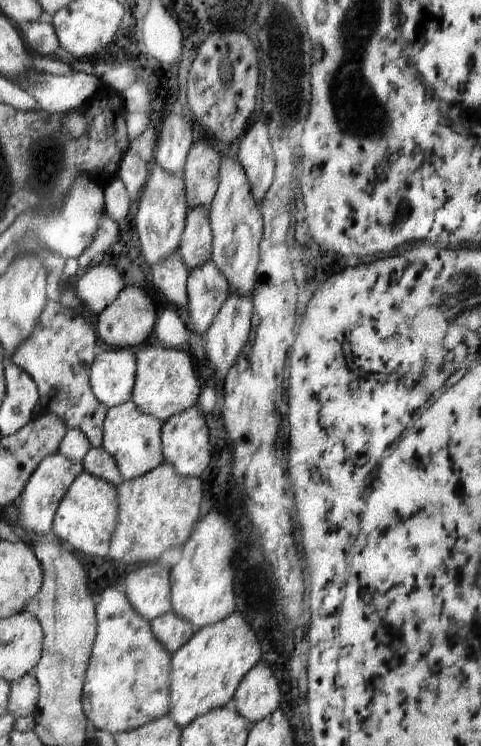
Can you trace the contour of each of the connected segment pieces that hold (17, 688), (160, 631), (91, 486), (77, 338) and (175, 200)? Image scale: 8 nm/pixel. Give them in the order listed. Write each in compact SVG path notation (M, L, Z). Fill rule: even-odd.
M28 672L23 679L11 683L7 712L14 717L26 717L36 711L39 700L39 685L34 673Z
M169 611L151 621L151 630L154 638L166 648L171 655L176 653L192 636L196 634L196 628L188 624L184 618L178 618L174 612Z
M84 470L74 478L70 488L66 490L56 510L51 530L58 540L66 543L73 552L78 550L90 556L106 556L110 538L116 530L116 522L118 522L116 486Z
M47 296L42 316L32 330L32 336L20 344L11 363L22 368L36 384L43 412L62 418L67 429L78 429L90 440L91 448L103 447L103 423L109 410L92 393L89 382L90 366L94 362L97 334L81 314L60 306L60 298Z
M153 163L146 188L142 190L138 210L136 210L136 232L140 238L141 256L146 260L145 266L156 266L172 252L179 250L182 234L186 226L186 198L182 173L170 174Z

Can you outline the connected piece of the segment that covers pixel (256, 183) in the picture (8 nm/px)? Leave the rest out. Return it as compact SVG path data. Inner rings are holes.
M256 120L240 136L237 159L246 173L252 196L259 204L271 187L275 173L275 156L266 122Z

